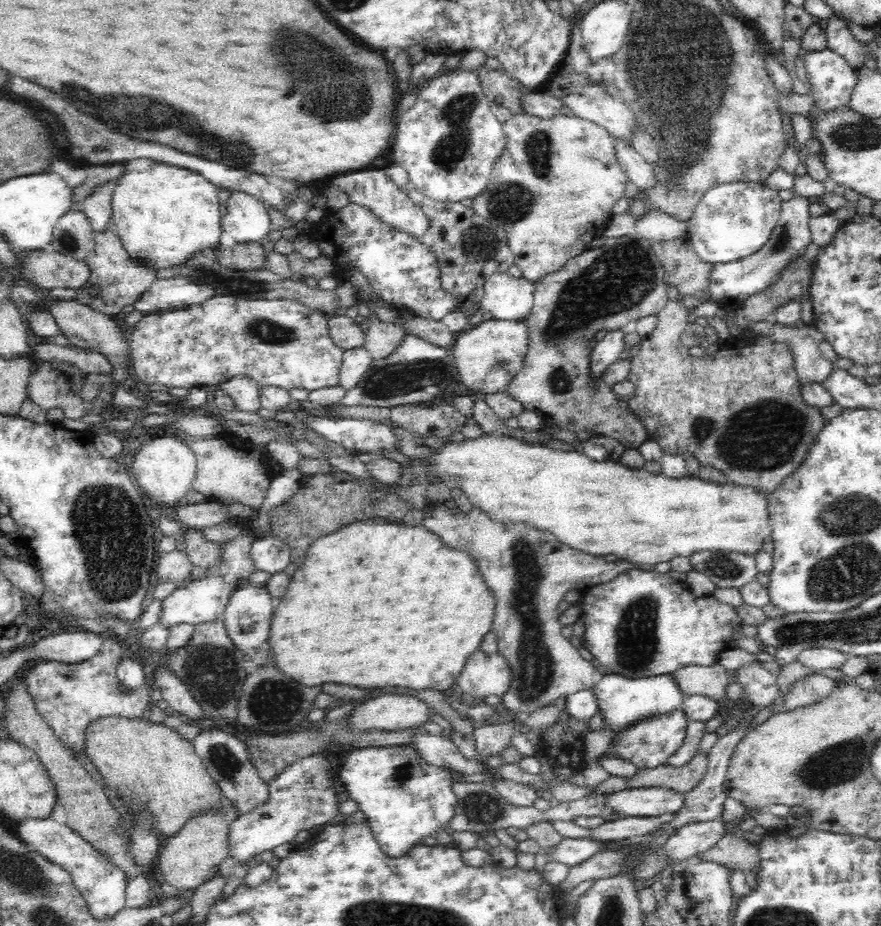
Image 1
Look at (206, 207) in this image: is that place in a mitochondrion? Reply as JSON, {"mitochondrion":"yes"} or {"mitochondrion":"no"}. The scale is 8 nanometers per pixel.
{"mitochondrion":"no"}

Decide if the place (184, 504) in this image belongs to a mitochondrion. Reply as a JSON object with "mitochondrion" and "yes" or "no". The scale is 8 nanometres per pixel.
{"mitochondrion":"no"}

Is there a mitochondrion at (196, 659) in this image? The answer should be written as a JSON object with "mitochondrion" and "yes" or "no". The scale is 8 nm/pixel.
{"mitochondrion":"yes"}

